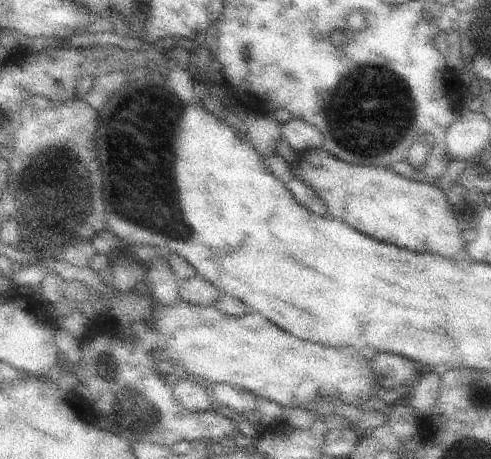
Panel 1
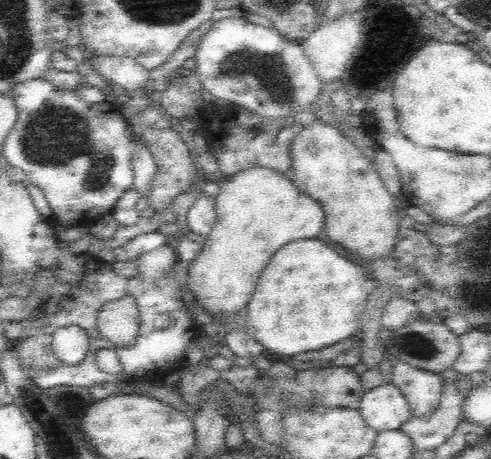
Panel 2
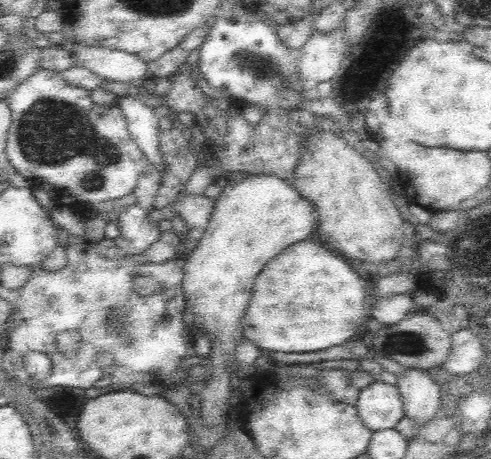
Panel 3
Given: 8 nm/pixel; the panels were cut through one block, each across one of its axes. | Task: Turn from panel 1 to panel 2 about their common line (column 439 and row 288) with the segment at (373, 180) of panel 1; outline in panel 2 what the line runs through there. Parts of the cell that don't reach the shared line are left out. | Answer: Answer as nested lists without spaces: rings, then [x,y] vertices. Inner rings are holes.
[[[248,168],[244,172],[234,174],[220,182],[220,194],[216,196],[216,224],[212,232],[206,236],[200,256],[190,264],[190,276],[186,286],[196,296],[196,304],[202,302],[204,310],[210,314],[224,314],[226,322],[230,316],[246,310],[250,296],[256,288],[256,282],[270,262],[270,258],[280,250],[284,244],[300,238],[316,238],[318,232],[324,232],[326,214],[324,208],[310,196],[302,194],[286,176],[280,176],[272,168]]]

